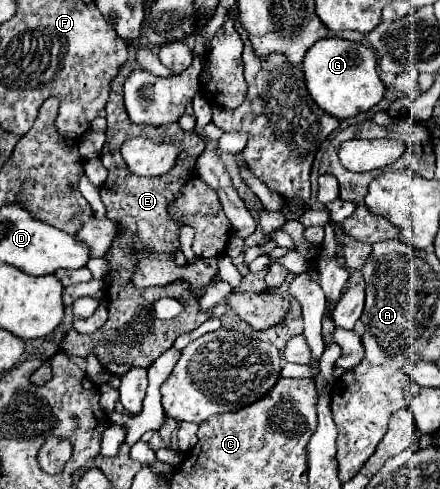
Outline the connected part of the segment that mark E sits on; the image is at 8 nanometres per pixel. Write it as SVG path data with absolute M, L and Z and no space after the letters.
M127 64L125 68L121 68L117 80L113 82L111 96L109 96L109 102L105 106L105 112L107 112L107 132L105 132L107 140L105 140L103 150L101 150L101 162L109 170L109 176L99 186L99 196L101 196L101 202L107 208L107 216L111 220L117 220L117 222L123 224L121 238L117 238L117 244L113 244L113 248L107 252L109 272L105 276L105 296L109 300L109 308L107 308L109 318L93 334L79 334L77 330L69 330L67 336L59 344L59 352L67 354L67 356L87 358L89 354L95 354L99 358L103 370L109 372L109 374L115 374L115 376L123 376L125 372L129 372L129 368L135 368L135 366L149 368L165 350L169 350L173 346L173 342L181 334L193 332L197 326L201 326L205 320L211 318L211 310L203 312L199 308L199 300L193 298L191 292L183 292L181 296L177 296L177 300L183 302L183 306L185 306L183 312L179 312L175 318L165 320L165 322L157 320L153 316L153 310L151 310L153 302L145 300L143 290L137 290L131 284L133 272L137 268L137 256L139 254L161 252L161 254L175 256L175 252L181 250L179 230L181 230L183 222L175 220L169 214L169 206L171 206L171 202L175 202L181 196L181 188L183 188L185 180L195 170L195 158L189 154L191 152L189 148L183 150L181 160L177 162L177 168L173 168L173 172L167 172L165 176L141 178L141 176L133 176L133 172L129 172L125 168L125 162L121 160L119 148L129 136L141 136L141 132L149 132L149 136L169 136L169 134L163 134L159 126L133 124L129 120L129 116L125 112L125 106L123 106L123 82L127 80L127 76L131 72L133 72L133 68Z

